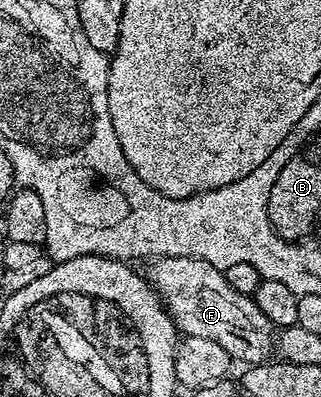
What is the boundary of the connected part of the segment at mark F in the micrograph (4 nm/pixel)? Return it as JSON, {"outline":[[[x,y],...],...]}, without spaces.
{"outline":[[[157,257],[150,265],[150,285],[162,301],[167,314],[175,321],[176,330],[180,334],[197,339],[213,339],[213,343],[221,343],[221,347],[225,347],[232,362],[244,361],[242,364],[247,367],[272,360],[276,330],[271,321],[261,315],[261,307],[255,305],[254,296],[246,297],[241,295],[241,291],[233,291],[233,287],[229,287],[229,283],[223,278],[223,270],[205,263],[199,257]]]}

